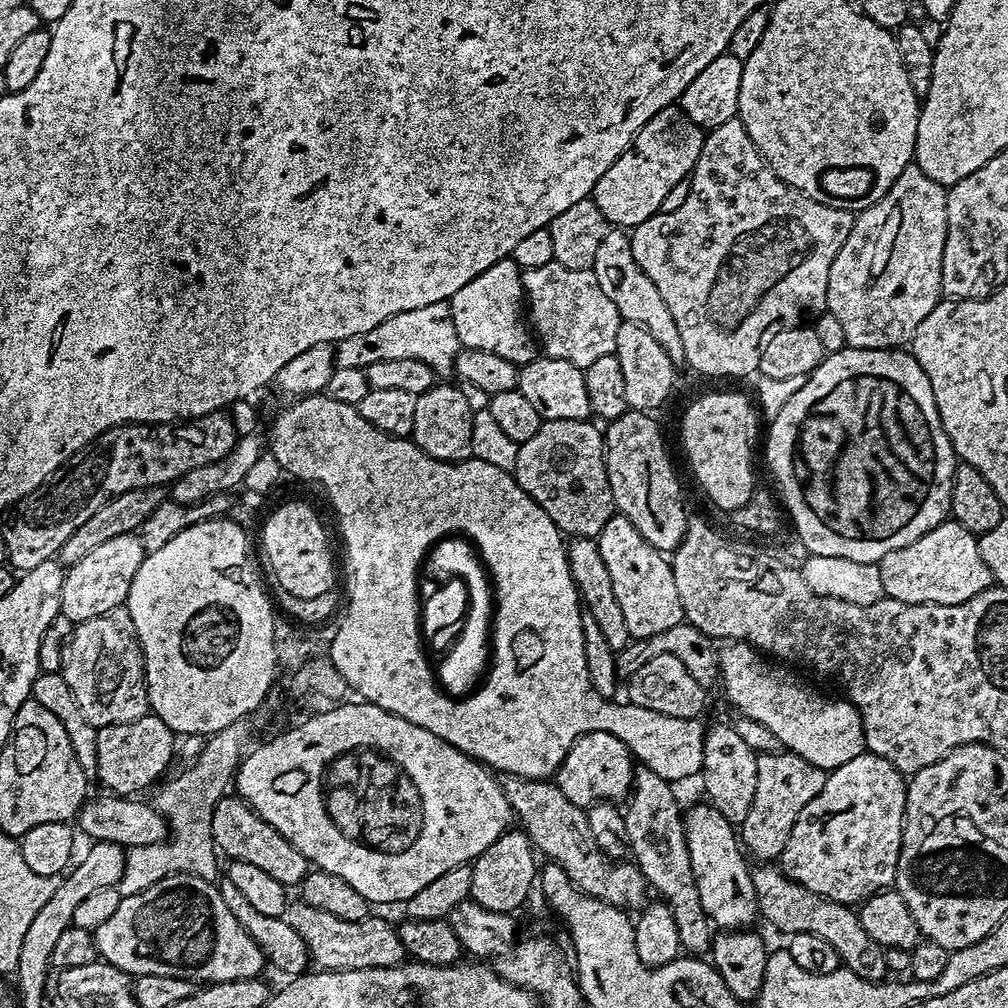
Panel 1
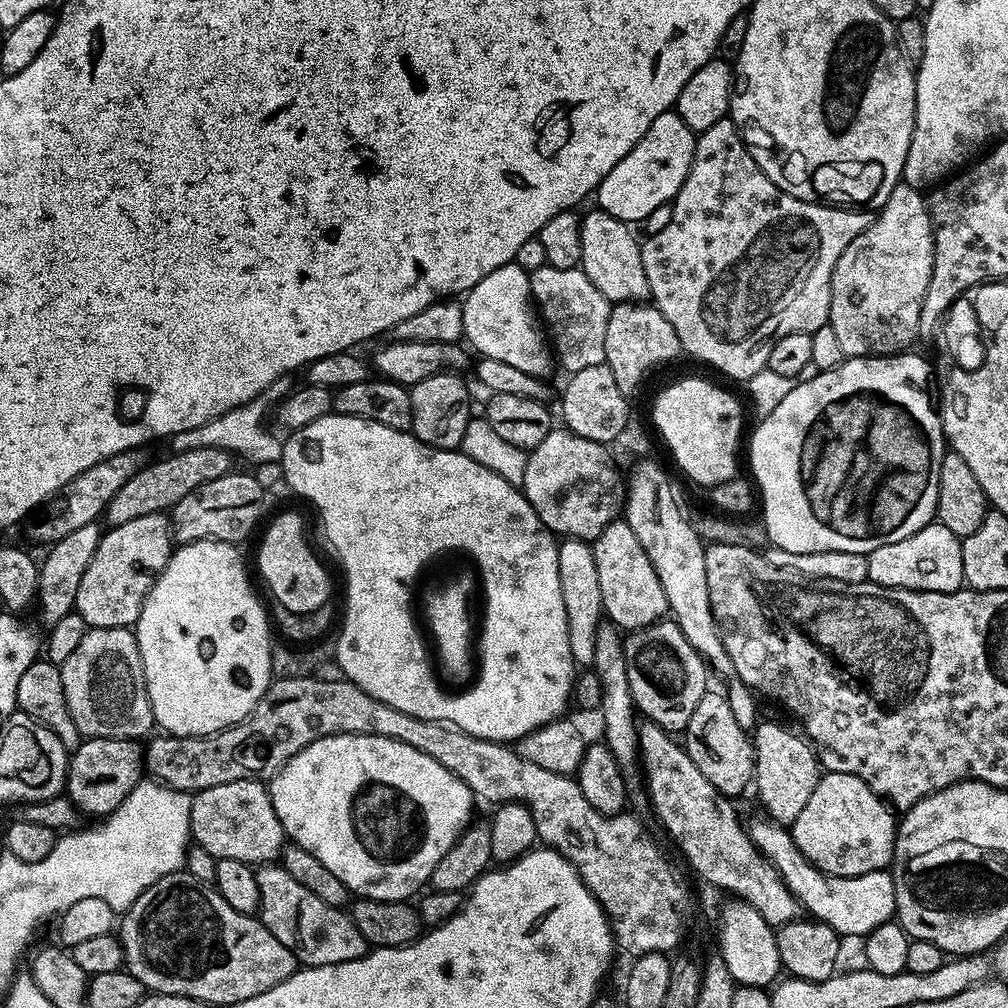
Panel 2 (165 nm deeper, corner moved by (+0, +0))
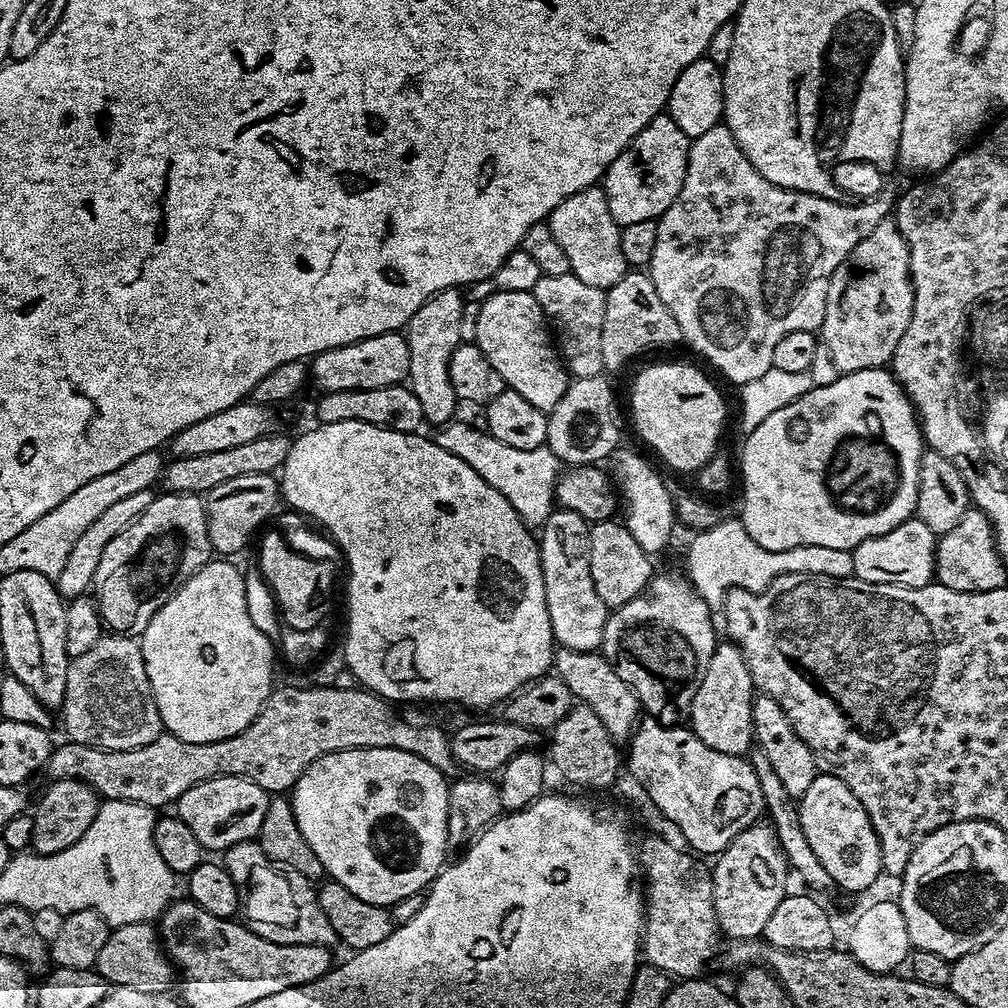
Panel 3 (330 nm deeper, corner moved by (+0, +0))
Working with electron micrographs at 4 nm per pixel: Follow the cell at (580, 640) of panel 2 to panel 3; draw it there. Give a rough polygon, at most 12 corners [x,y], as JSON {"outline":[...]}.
{"outline":[[557,507],[538,532],[552,639],[595,652],[610,609],[590,524]]}

